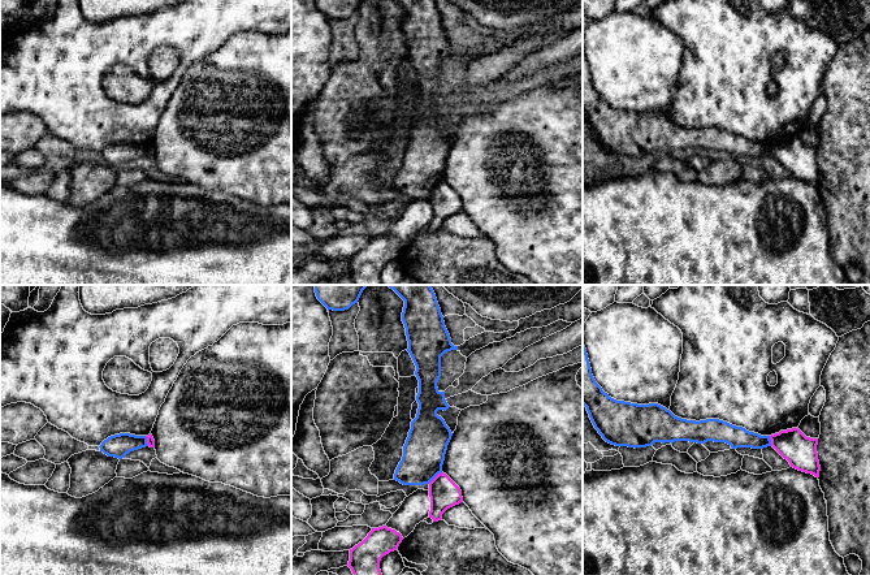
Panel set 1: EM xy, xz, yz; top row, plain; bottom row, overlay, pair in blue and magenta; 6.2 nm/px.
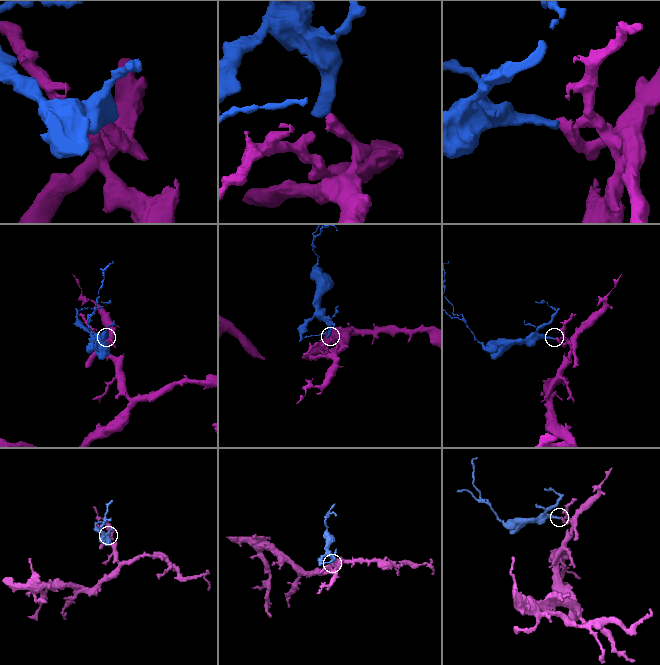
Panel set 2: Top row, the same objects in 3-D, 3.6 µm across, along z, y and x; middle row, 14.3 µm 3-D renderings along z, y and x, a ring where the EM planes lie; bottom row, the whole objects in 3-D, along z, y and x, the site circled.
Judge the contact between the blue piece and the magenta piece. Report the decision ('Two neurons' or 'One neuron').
Two neurons

